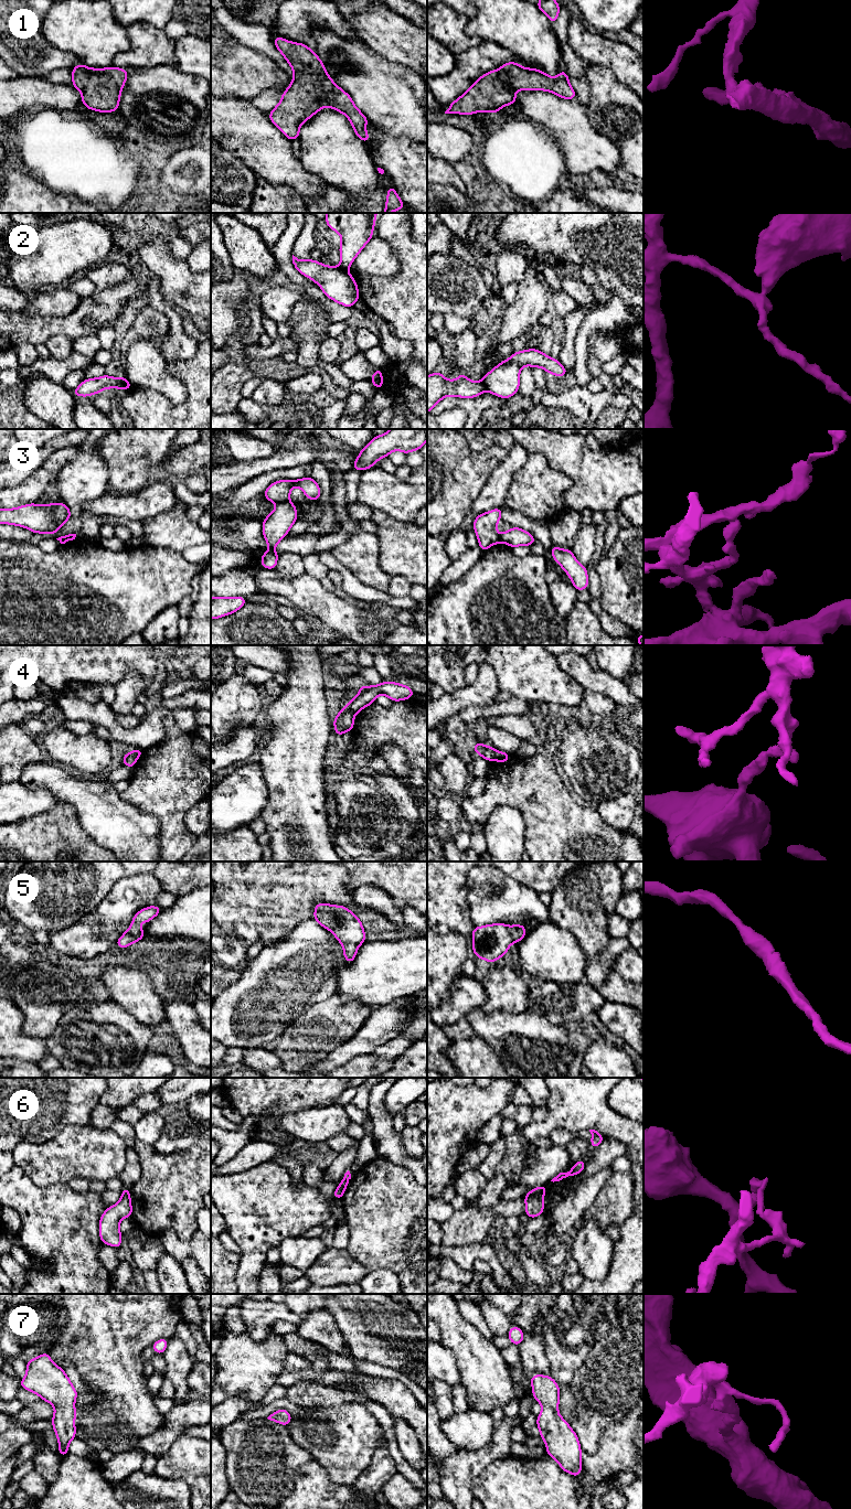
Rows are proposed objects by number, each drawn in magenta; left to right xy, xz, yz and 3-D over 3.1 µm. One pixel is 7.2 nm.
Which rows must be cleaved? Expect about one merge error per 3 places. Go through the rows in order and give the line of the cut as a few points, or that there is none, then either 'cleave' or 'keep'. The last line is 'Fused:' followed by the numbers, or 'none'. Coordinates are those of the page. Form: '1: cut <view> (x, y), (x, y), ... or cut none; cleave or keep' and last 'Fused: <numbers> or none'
1: cut none; keep
2: cut yz (481, 381), (485, 389); cleave
3: cut xz (288, 500), (278, 503); cleave
4: cut xz (344, 706), (354, 714); cleave
5: cut none; keep
6: cut yz (530, 1191), (534, 1191), (542, 1197); cleave
7: cut none; keep
Fused: 2, 3, 4, 6

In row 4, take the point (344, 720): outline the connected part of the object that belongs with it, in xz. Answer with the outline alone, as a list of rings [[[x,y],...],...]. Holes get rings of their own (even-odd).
[[[345,706],[333,719],[334,732],[341,737],[343,732],[352,731],[354,726],[354,714]]]

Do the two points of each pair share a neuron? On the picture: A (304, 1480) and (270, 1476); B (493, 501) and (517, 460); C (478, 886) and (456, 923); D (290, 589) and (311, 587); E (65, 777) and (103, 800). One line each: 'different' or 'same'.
A: different
B: same
C: different
D: same
E: same

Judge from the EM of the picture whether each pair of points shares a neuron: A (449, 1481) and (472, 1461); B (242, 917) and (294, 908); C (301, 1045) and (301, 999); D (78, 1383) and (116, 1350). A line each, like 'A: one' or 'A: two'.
A: one
B: one
C: two
D: two

